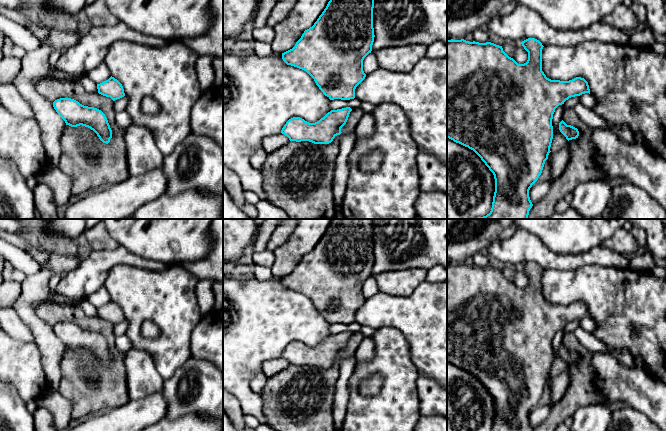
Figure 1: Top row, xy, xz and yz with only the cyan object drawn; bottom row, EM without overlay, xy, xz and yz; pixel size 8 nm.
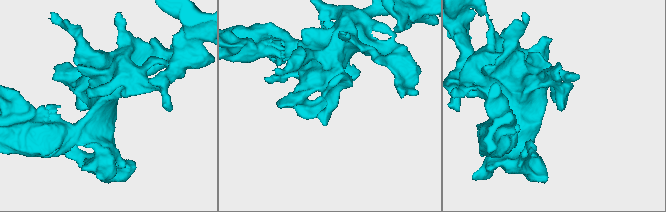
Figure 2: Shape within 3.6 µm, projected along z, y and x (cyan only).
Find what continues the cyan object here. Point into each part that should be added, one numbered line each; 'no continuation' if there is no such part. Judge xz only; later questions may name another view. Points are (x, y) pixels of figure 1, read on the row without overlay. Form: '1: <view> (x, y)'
1: xz (347, 364)

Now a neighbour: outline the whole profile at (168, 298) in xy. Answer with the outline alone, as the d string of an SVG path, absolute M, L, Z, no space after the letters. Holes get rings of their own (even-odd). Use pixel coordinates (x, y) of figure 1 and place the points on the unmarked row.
M172 264L162 271L150 271L131 265L116 265L108 274L105 287L111 300L123 310L128 328L125 335L132 347L147 351L164 380L171 378L191 357L191 333L201 320L196 286L199 279L185 268ZM144 321L153 322L160 331L156 338L145 338L141 334Z

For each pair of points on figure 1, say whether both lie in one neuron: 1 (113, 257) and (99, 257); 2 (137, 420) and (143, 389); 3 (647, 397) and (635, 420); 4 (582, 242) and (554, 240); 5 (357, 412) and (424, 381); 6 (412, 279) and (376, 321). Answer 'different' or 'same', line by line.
1: same
2: different
3: different
4: same
5: different
6: different

